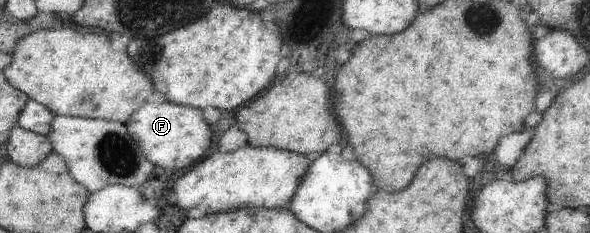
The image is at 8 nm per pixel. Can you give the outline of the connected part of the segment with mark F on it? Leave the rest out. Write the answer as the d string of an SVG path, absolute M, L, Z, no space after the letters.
M170 102L145 103L130 113L124 125L126 133L145 153L146 159L157 168L177 172L184 171L194 161L198 161L210 147L210 127L202 117L202 110Z

